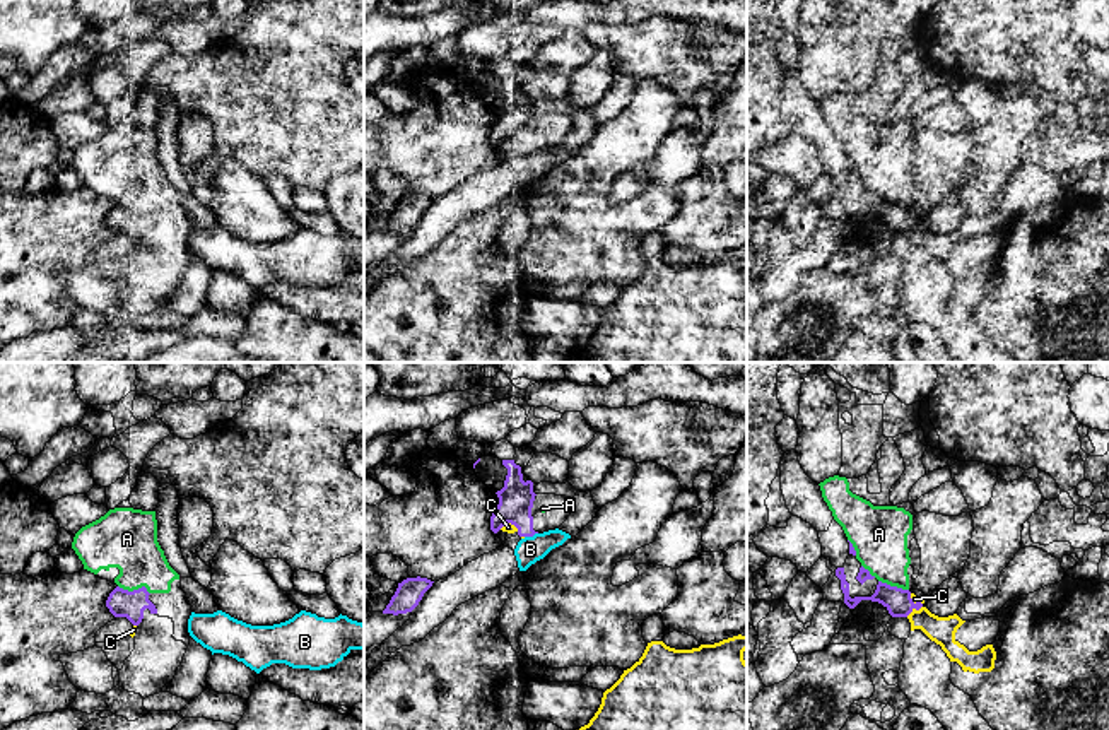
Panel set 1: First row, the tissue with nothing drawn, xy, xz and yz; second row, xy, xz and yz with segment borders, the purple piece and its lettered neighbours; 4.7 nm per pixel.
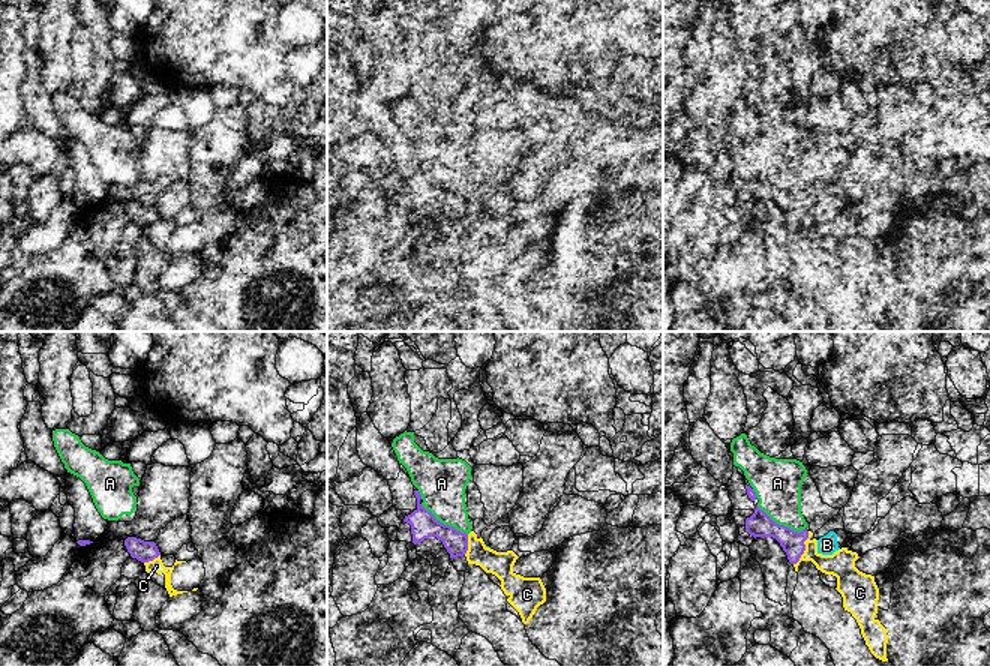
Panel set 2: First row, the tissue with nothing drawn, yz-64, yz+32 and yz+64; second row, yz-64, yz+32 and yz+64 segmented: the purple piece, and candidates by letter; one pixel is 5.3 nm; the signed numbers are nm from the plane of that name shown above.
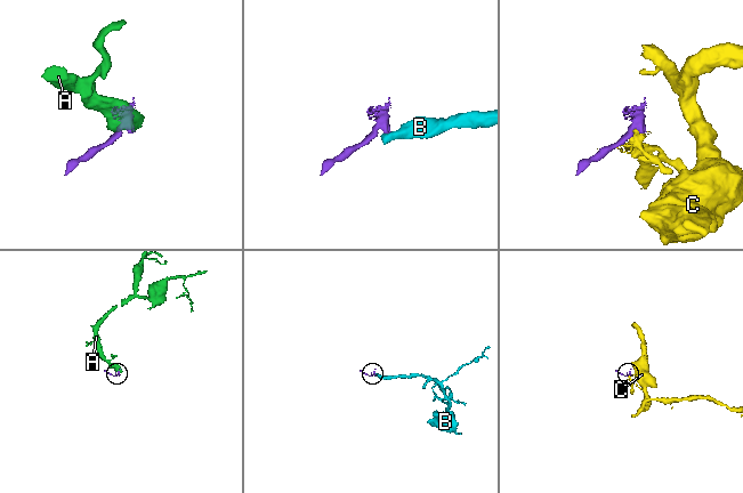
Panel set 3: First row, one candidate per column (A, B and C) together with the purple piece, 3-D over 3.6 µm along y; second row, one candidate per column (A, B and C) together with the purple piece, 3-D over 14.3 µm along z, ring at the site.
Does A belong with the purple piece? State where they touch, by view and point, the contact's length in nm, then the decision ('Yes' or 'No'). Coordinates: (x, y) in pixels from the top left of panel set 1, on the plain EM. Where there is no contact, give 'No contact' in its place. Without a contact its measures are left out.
Touches purple at xy (135, 207). Shared border 160 nm. Yes

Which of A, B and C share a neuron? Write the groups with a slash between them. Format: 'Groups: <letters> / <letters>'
Groups: A / B / C

